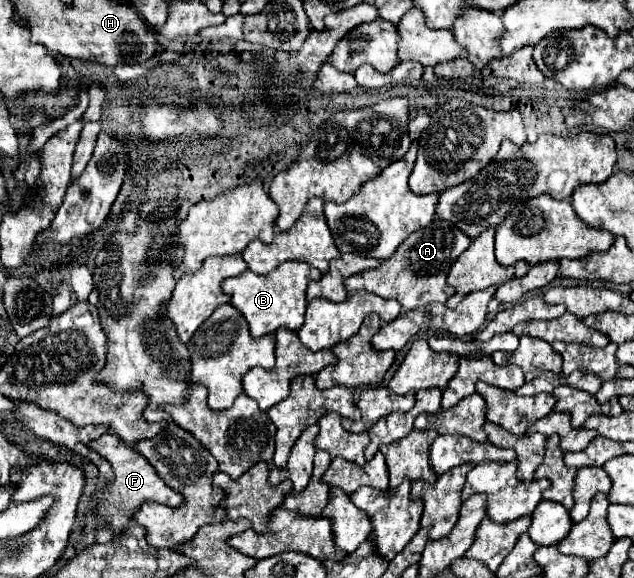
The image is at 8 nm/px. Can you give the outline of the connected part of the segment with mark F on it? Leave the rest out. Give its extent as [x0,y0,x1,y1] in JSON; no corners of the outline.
[90,433,184,533]

